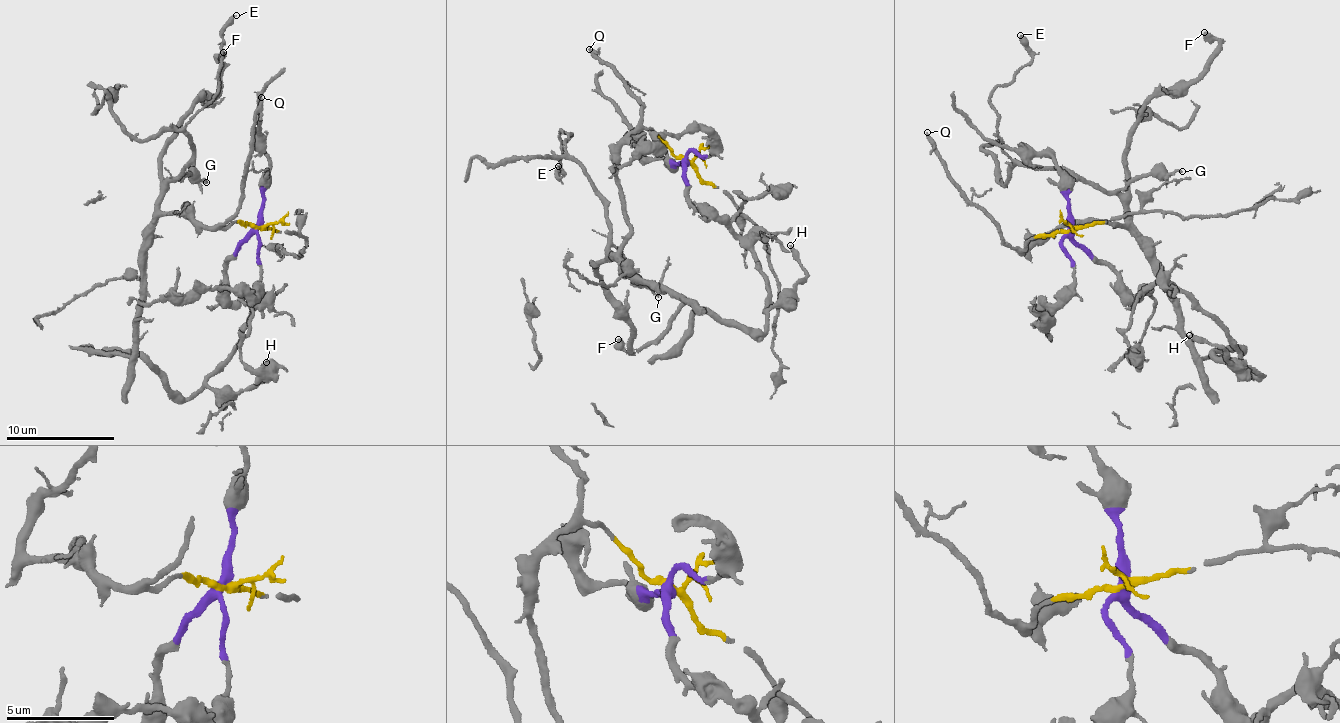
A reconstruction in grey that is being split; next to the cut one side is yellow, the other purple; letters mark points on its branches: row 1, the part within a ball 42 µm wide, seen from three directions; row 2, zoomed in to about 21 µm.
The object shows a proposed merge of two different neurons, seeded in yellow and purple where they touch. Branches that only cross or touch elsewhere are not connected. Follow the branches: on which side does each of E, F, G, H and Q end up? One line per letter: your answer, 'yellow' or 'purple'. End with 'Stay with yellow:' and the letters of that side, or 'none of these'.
E: yellow
F: yellow
G: yellow
H: purple
Q: yellow
Stay with yellow: E, F, G, Q

